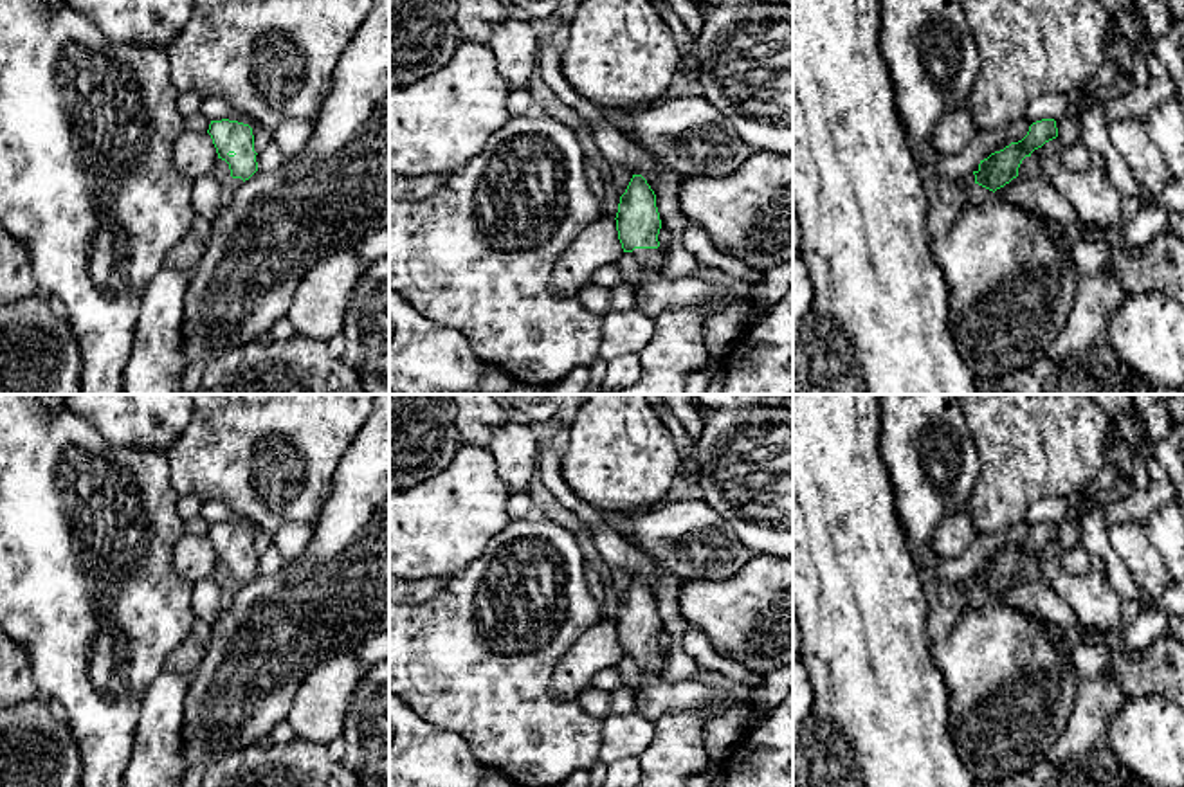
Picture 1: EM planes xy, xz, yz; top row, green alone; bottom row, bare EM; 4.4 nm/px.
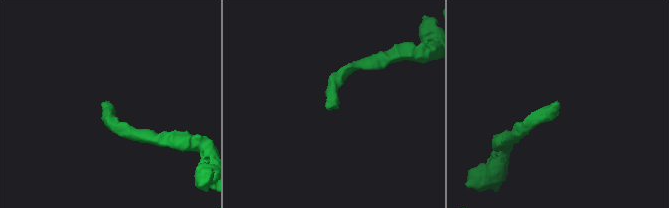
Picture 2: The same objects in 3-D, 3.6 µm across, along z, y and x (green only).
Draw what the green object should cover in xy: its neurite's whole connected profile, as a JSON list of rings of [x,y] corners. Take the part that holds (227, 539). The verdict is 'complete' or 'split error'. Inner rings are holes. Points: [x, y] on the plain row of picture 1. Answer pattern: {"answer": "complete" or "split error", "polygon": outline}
{"answer": "split error", "polygon": [[[193,394],[193,412],[182,434],[169,445],[169,479],[178,495],[222,501],[247,526],[211,524],[207,537],[232,582],[249,583],[258,574],[252,531],[274,535],[283,522],[312,526],[332,490],[341,457],[371,414],[375,394]]]}

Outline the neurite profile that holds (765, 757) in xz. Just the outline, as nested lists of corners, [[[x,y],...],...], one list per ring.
[[[793,690],[723,762],[724,787],[793,787]]]

